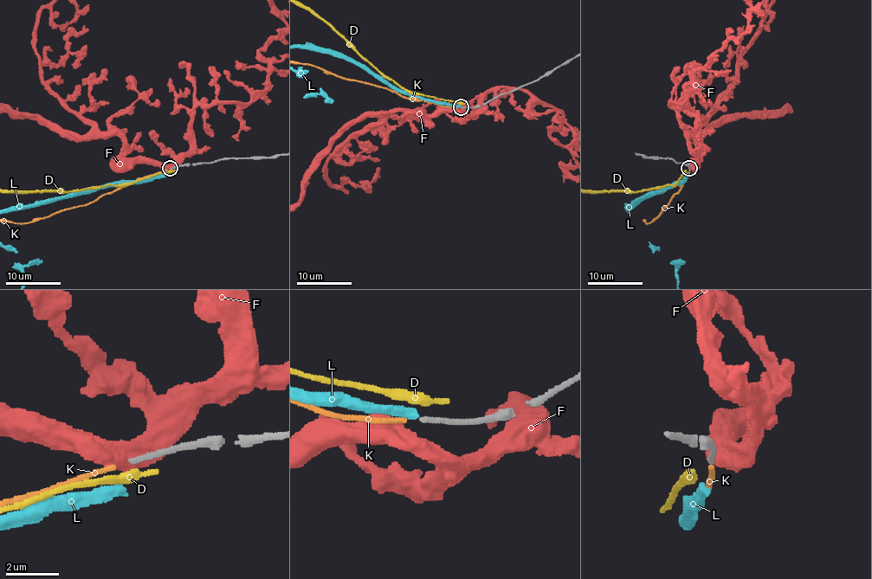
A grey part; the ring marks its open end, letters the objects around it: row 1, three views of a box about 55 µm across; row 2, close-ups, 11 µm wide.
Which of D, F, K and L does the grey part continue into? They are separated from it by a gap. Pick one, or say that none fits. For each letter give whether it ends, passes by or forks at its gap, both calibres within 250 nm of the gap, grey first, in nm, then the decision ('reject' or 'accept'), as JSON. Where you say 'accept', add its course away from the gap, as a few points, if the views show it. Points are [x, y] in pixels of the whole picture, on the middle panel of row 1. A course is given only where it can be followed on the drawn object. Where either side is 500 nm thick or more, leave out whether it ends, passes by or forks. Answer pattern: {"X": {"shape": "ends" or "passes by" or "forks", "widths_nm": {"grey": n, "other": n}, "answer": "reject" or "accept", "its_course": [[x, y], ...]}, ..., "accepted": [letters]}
{"D": {"shape": "ends", "widths_nm": {"grey": 190, "other": 440}, "answer": "reject"}, "F": {"widths_nm": {"grey": 190, "other": 600}, "answer": "reject"}, "K": {"shape": "ends", "widths_nm": {"grey": 190, "other": 170}, "answer": "accept"}, "L": {"shape": "ends", "widths_nm": {"grey": 190, "other": 400}, "answer": "reject"}, "accepted": ["K"]}

